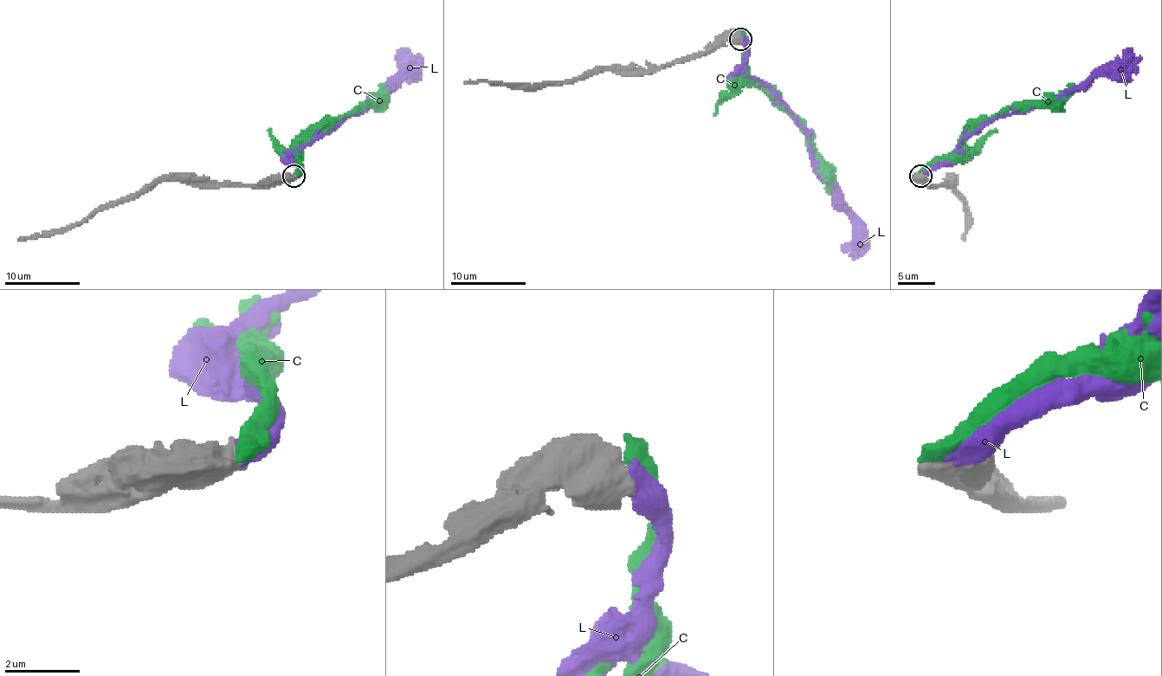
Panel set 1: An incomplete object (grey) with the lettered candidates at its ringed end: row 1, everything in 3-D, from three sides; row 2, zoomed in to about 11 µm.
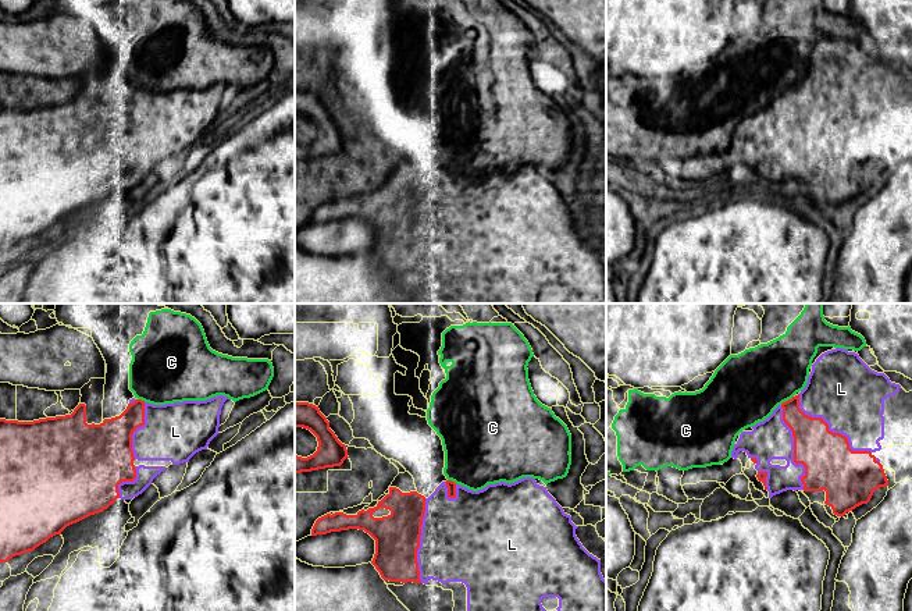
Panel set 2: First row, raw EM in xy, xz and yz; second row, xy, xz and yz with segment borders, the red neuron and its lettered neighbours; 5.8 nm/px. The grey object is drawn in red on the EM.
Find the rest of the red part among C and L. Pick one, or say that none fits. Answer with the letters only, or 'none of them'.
L

